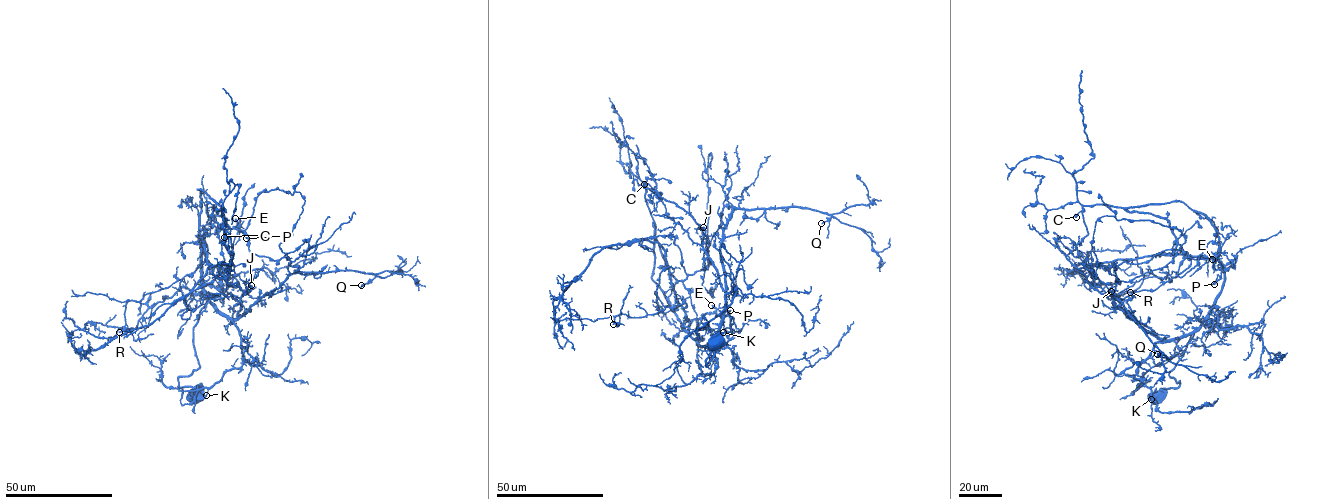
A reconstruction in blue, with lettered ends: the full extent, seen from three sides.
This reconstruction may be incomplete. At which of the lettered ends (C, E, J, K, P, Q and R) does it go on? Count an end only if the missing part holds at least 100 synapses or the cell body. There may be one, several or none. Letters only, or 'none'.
P

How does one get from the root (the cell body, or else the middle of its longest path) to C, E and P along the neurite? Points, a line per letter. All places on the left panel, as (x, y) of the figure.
C: (194, 393), (178, 378), (199, 367), (213, 206), (224, 237)
E: (194, 393), (178, 386), (199, 367), (200, 233), (212, 220), (233, 227), (235, 218)
P: (194, 393), (178, 386), (199, 367), (200, 233), (213, 220), (246, 238)

